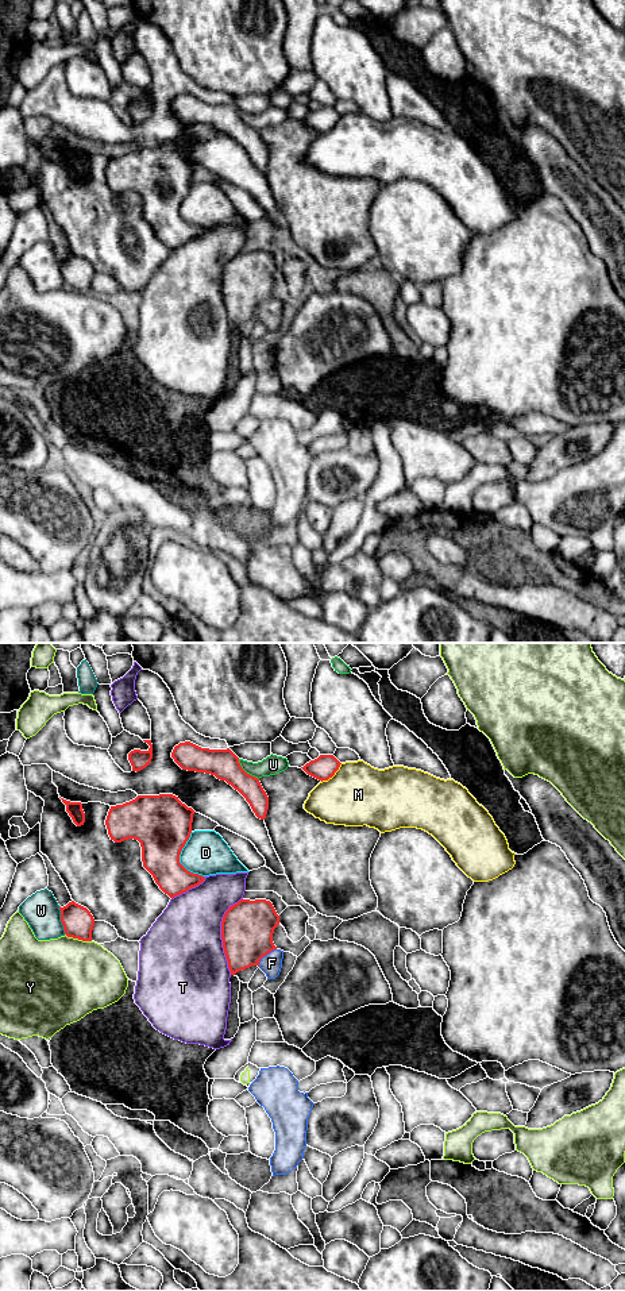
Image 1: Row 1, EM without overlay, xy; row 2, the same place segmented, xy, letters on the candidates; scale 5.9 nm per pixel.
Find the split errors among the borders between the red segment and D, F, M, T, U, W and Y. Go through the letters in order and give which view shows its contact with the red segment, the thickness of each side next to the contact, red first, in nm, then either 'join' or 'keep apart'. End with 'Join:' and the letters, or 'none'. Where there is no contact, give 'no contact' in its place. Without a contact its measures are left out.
D: xy | 360/260 nm | keep apart
F: xy | 320/120 nm | join
M: xy | 140/380 nm | keep apart
T: xy | 320/460 nm | keep apart
U: xy | 180/120 nm | keep apart
W: xy | 180/220 nm | keep apart
Y: xy | 180/480 nm | keep apart
Join: F

